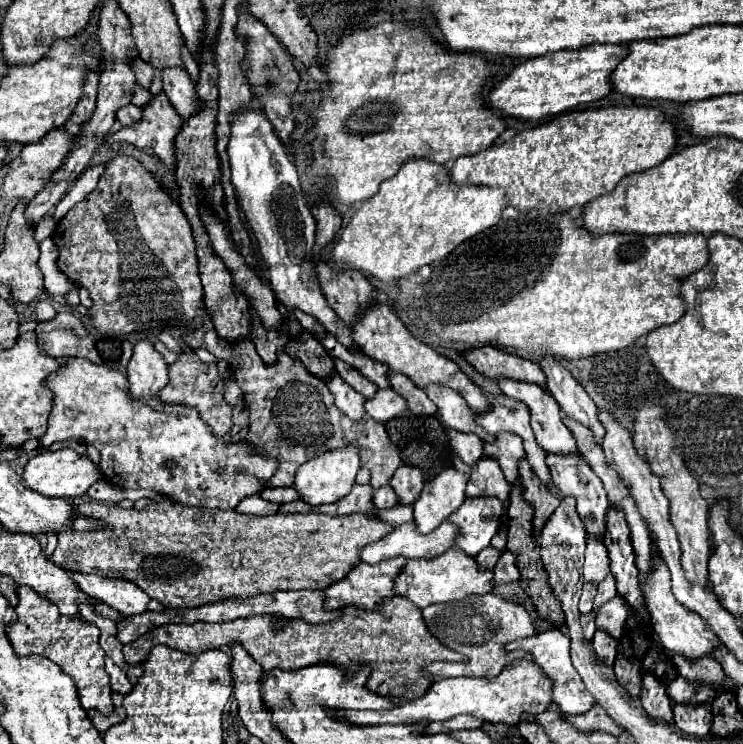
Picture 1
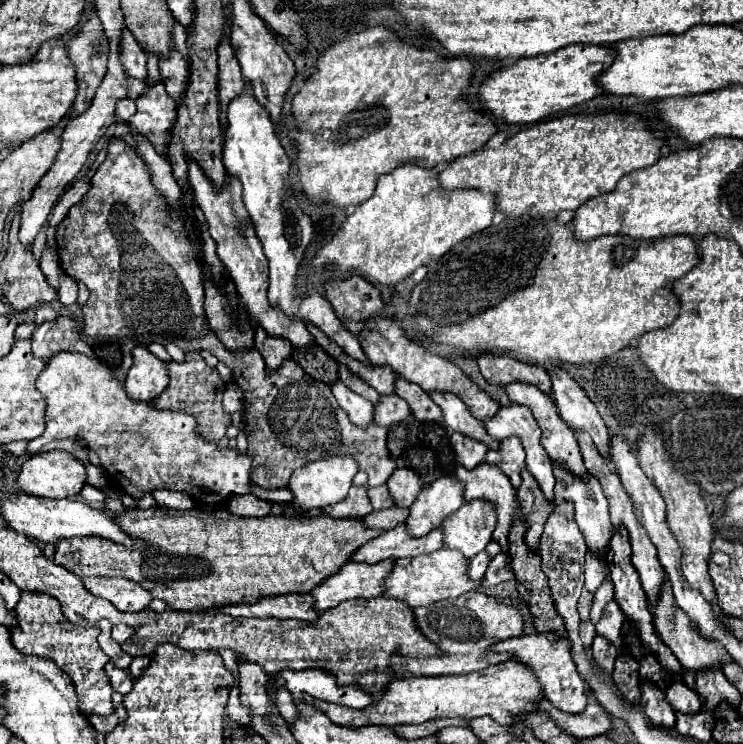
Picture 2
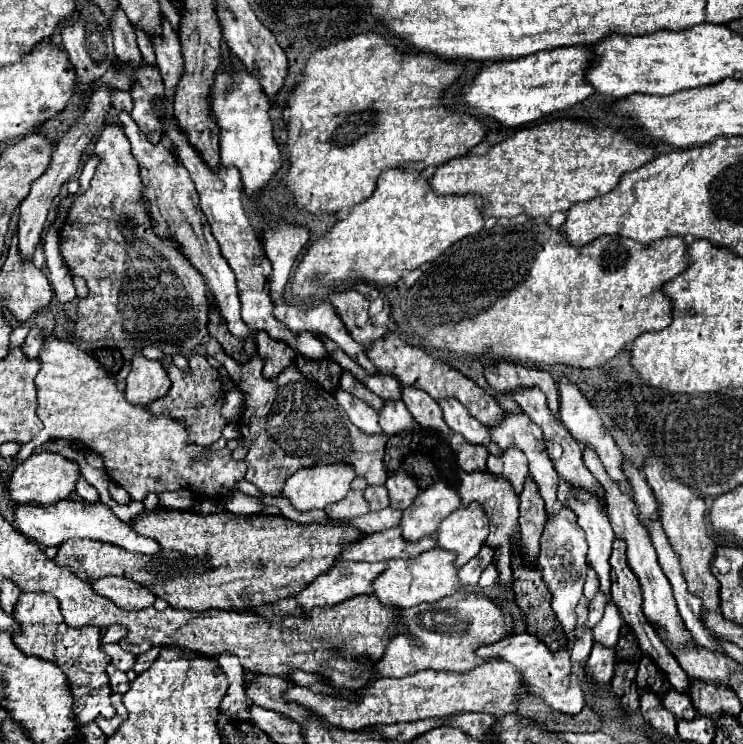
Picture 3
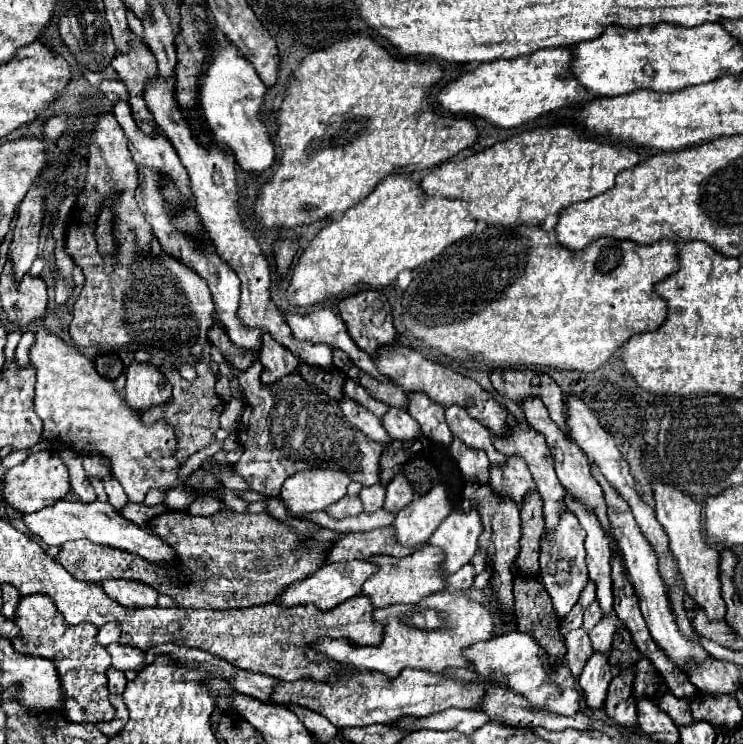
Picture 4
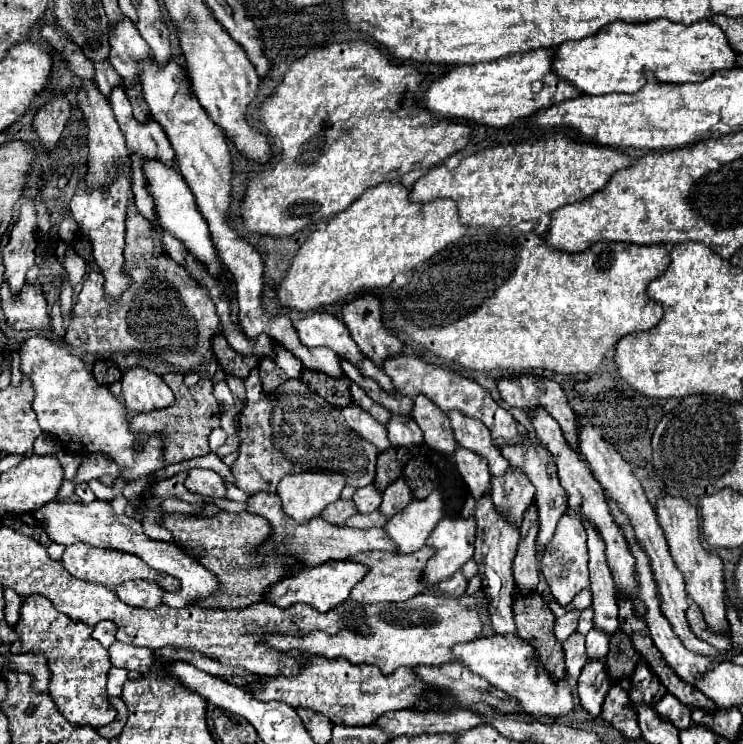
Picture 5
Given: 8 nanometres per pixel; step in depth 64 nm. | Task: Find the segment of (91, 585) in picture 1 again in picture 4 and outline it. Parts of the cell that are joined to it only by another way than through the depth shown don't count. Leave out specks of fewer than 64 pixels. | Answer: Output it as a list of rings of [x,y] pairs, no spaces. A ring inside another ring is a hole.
[[[104,580],[102,590],[114,602],[120,602],[126,608],[156,606],[156,600],[158,600],[158,592],[154,592],[150,586],[144,586],[132,580]]]

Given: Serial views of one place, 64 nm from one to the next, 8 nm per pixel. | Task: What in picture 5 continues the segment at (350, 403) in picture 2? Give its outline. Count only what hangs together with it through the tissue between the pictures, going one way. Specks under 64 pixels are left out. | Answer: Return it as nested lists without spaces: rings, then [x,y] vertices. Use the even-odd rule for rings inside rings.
[[[350,404],[346,408],[342,408],[342,414],[348,422],[348,426],[352,430],[356,430],[360,436],[364,436],[368,442],[372,442],[374,446],[378,446],[378,450],[386,450],[390,448],[390,442],[388,442],[388,432],[386,432],[386,426],[382,426],[374,416],[370,416],[366,410],[362,410],[360,406],[356,404]]]

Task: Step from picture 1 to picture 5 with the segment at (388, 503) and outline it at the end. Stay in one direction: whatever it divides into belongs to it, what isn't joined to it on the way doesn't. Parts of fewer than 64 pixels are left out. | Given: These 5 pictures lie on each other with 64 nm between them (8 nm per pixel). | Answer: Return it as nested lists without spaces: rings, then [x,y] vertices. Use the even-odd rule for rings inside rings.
[[[370,484],[366,488],[358,488],[354,494],[354,502],[356,502],[358,512],[374,512],[374,510],[378,510],[378,506],[382,502],[382,492],[374,484]]]

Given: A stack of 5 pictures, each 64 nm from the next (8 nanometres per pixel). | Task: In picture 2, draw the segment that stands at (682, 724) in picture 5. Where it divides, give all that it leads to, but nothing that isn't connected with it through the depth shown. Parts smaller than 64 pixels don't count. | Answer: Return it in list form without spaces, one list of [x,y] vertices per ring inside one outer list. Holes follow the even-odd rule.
[[[682,680],[674,682],[668,692],[666,692],[666,700],[672,704],[672,708],[676,712],[686,712],[686,714],[694,714],[702,708],[702,698],[698,692],[690,690]]]

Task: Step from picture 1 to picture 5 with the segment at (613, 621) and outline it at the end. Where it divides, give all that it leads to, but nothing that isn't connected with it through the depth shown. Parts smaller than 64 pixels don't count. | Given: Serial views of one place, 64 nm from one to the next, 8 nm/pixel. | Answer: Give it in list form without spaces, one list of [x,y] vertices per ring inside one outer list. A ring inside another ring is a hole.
[[[592,628],[586,636],[588,658],[606,658],[608,654],[608,634],[604,630]]]

